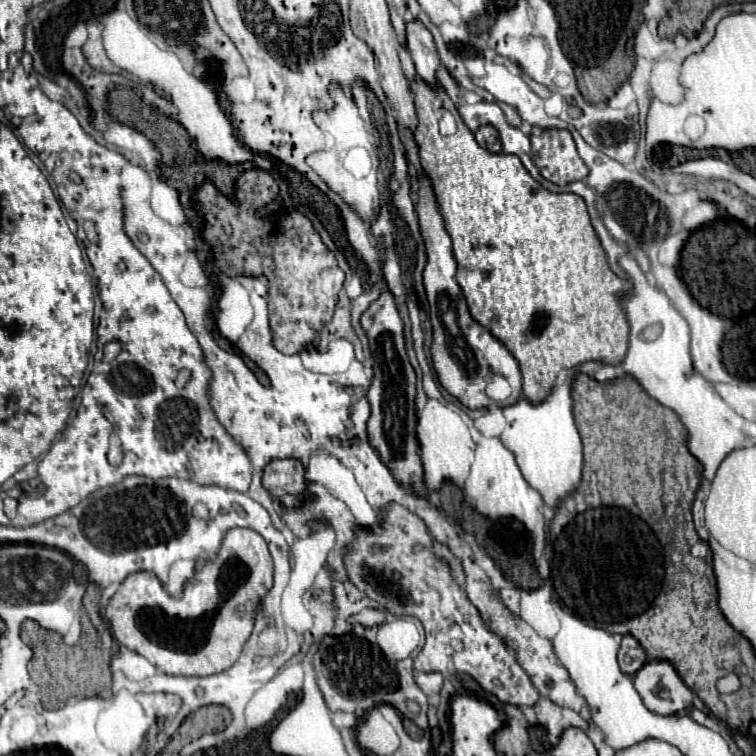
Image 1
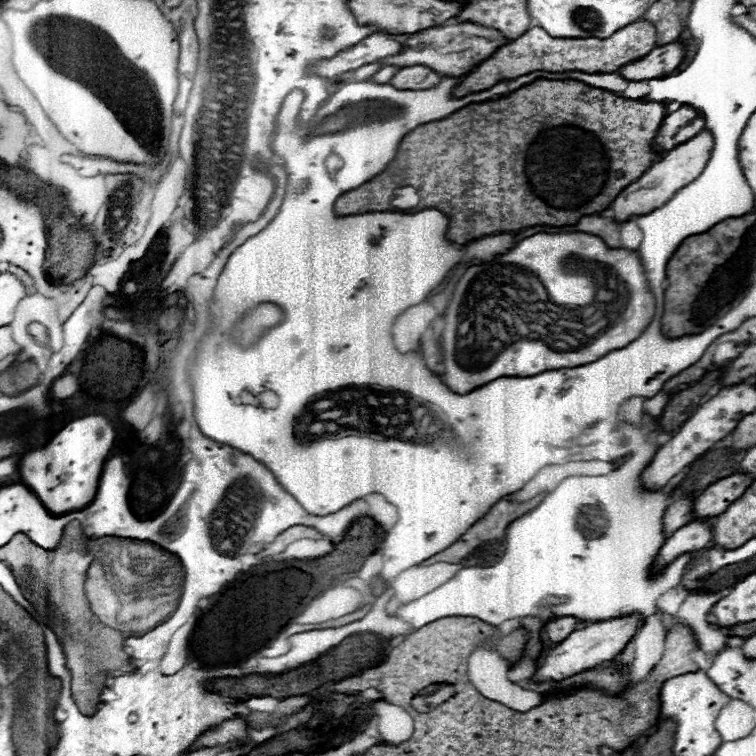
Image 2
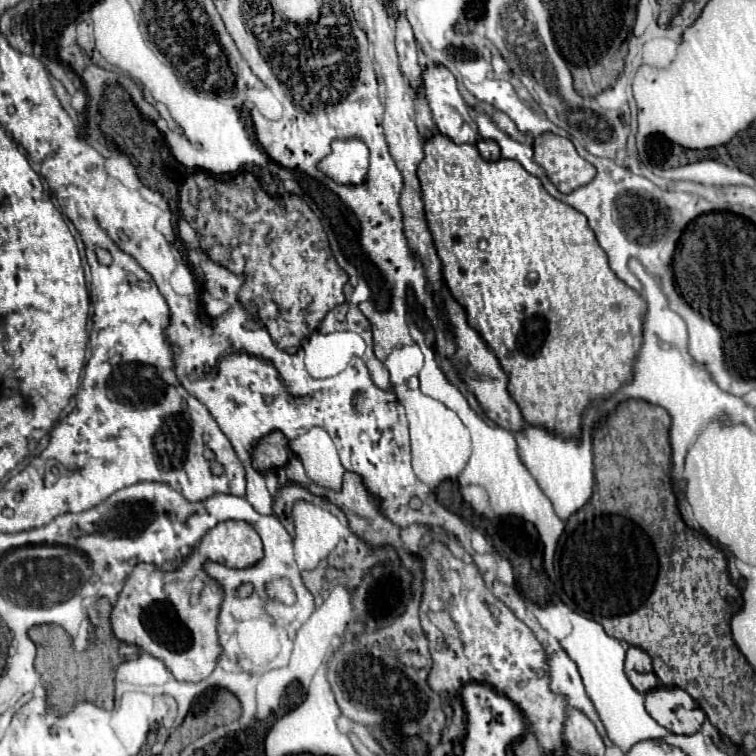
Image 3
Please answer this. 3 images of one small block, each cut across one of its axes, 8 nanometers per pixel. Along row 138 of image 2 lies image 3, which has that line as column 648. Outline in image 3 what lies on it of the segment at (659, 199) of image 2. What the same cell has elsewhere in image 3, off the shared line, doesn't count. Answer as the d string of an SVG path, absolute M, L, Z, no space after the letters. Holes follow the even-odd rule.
M658 684L644 694L646 712L674 734L696 734L706 720L700 704L682 688Z

